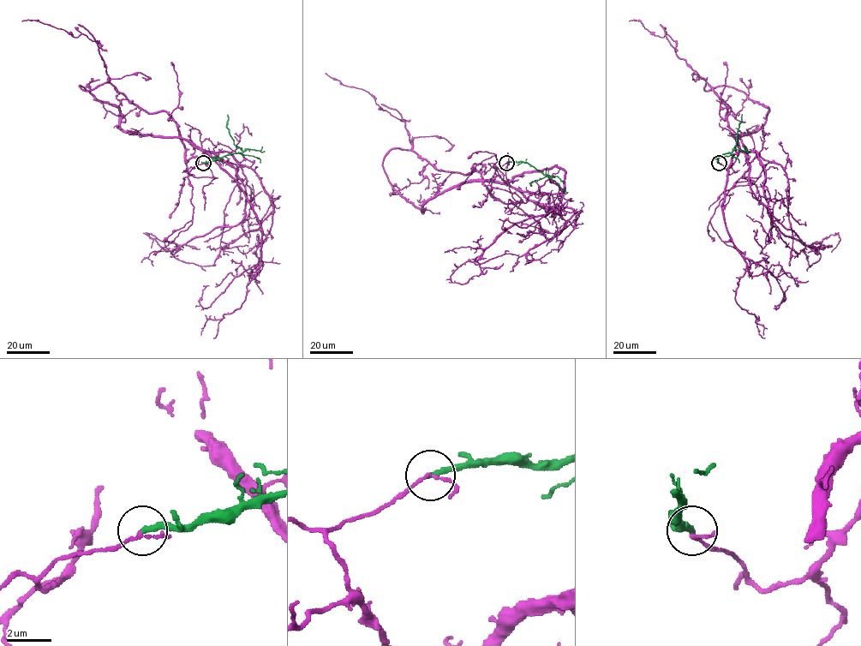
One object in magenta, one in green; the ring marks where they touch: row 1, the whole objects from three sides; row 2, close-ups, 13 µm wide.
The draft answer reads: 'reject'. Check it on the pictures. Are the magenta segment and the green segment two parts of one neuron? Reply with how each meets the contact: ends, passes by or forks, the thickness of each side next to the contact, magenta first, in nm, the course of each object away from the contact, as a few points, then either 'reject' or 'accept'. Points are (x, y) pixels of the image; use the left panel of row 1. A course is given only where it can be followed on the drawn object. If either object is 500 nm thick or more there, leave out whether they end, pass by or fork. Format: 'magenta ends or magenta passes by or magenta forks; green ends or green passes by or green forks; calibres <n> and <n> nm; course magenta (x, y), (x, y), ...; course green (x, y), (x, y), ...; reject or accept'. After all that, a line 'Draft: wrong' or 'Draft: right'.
magenta passes by; green ends; calibres 120 and 240 nm; course magenta (202, 163), (194, 169), (202, 152), (165, 111), (146, 112), (110, 81), (98, 42), (22, 21); course green (202, 163), (242, 152), (234, 144), (226, 127), (228, 114); reject
Draft: right

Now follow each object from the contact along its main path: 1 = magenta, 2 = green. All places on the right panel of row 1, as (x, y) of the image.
1: (719, 163), (729, 167), (738, 152), (726, 104), (678, 56), (667, 34), (654, 35), (639, 20), (629, 21)
2: (719, 163), (718, 157), (732, 152), (736, 144), (742, 114)

